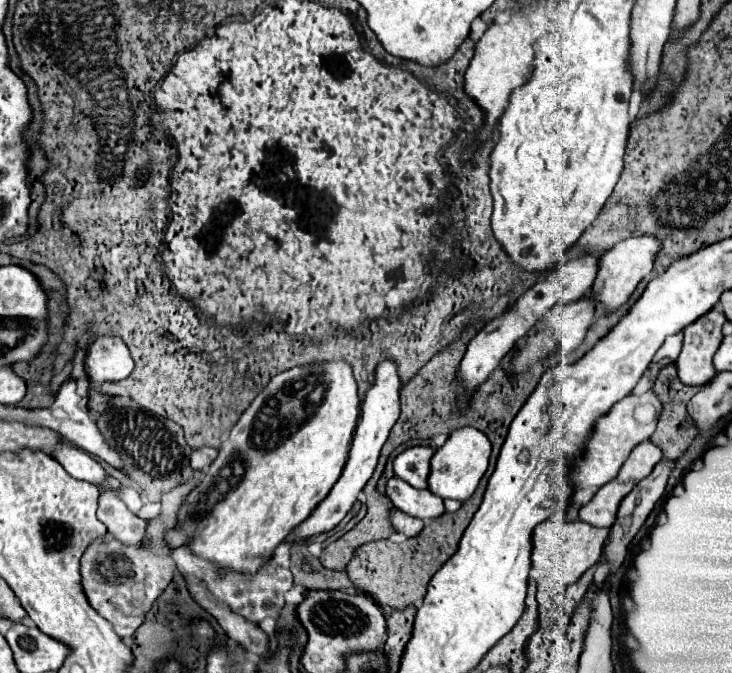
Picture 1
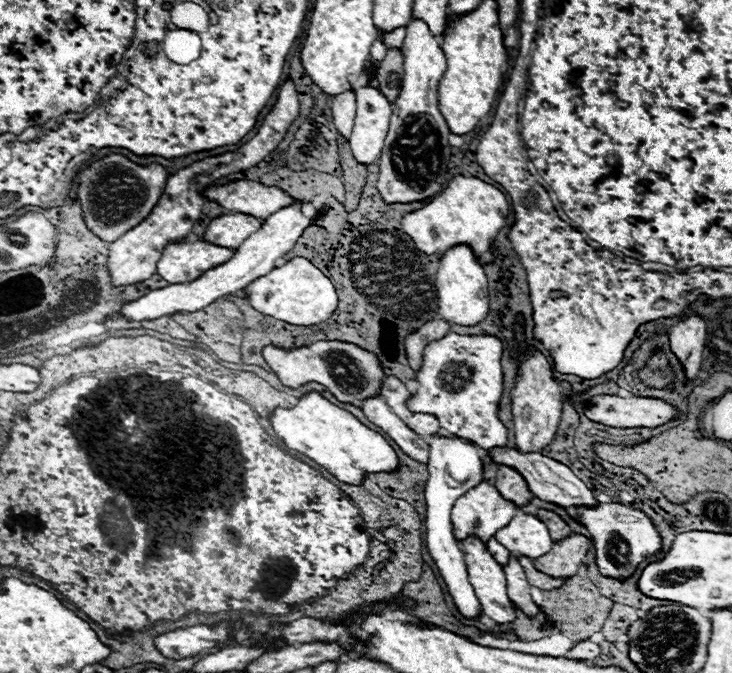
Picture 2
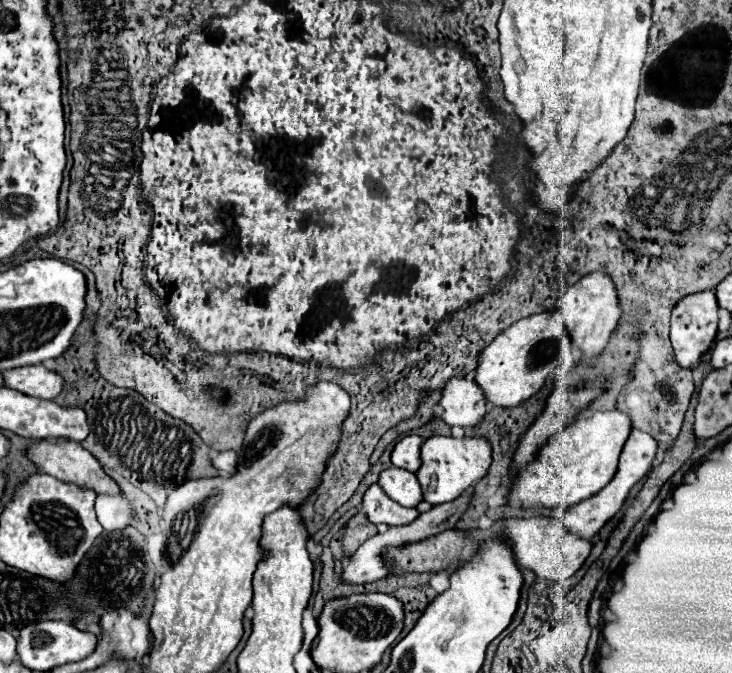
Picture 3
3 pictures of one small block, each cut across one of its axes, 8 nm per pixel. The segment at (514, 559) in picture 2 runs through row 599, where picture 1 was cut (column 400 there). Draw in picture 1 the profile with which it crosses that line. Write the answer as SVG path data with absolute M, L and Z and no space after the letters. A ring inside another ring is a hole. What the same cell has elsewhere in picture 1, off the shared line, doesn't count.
M390 508L388 514L390 514L390 520L392 520L394 530L406 534L408 538L420 534L420 530L422 530L422 526L424 526L422 520L416 520L414 516L408 516L406 512L400 512L398 508Z

